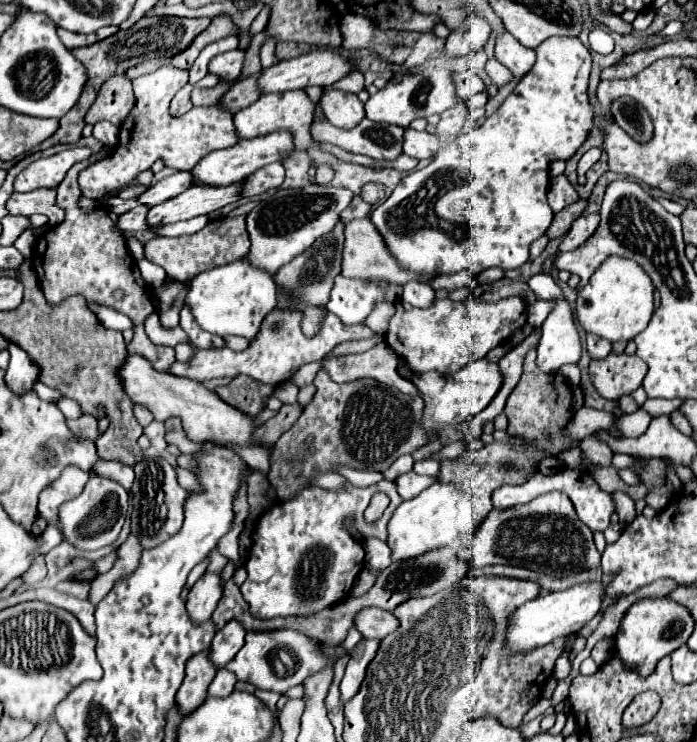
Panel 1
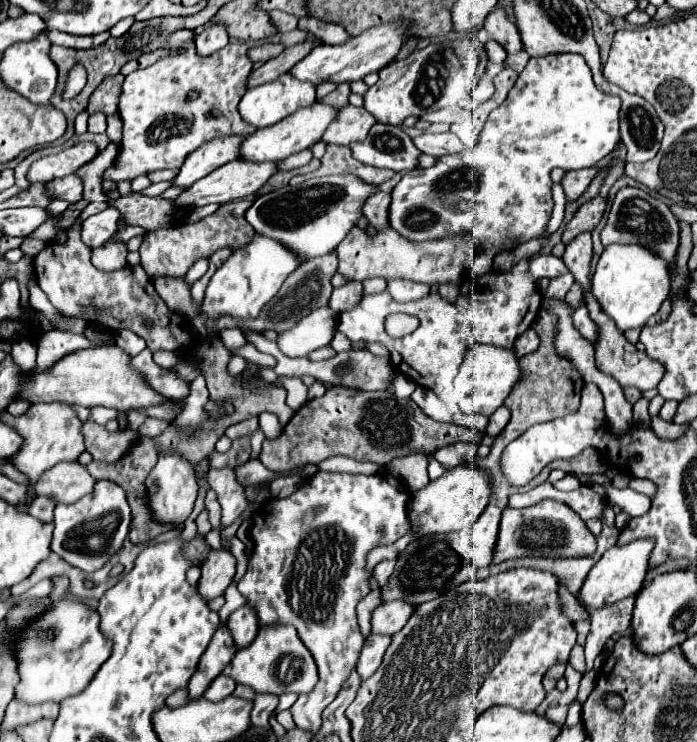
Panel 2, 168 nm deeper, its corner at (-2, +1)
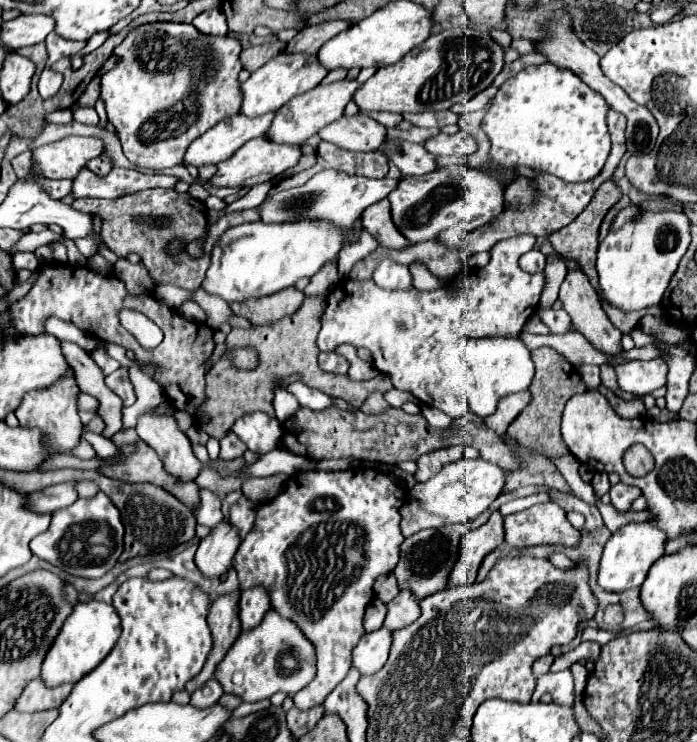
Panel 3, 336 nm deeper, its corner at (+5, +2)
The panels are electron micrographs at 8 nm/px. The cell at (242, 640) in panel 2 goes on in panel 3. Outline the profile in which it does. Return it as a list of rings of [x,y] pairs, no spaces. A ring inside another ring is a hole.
[[[252,588],[252,590],[242,590],[240,596],[240,620],[242,620],[242,628],[256,628],[264,614],[270,608],[270,598],[268,592],[260,588]]]

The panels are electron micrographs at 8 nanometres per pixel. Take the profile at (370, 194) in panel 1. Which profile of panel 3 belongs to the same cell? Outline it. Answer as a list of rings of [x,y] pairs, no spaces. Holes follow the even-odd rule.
[[[380,200],[372,206],[368,206],[362,214],[362,224],[364,230],[370,232],[380,246],[390,248],[390,250],[402,250],[408,248],[410,242],[396,230],[392,218],[390,218],[390,202]]]

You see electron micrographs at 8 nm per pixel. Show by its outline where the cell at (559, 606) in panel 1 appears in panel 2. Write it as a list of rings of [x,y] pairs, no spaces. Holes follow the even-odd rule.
[[[639,539],[623,547],[611,547],[599,559],[599,563],[589,571],[583,587],[577,593],[579,607],[589,613],[591,609],[601,609],[605,605],[613,605],[619,599],[635,595],[641,589],[641,583],[647,575],[647,559],[653,549],[653,539]]]

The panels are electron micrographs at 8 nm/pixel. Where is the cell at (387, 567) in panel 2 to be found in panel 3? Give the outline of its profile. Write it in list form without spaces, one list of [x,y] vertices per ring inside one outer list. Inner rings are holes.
[[[388,574],[388,576],[380,576],[380,578],[376,580],[374,592],[376,592],[376,596],[378,596],[384,604],[388,604],[392,598],[396,598],[396,594],[400,592],[400,588],[398,588],[398,584],[396,584],[396,578],[394,578],[392,574]]]

